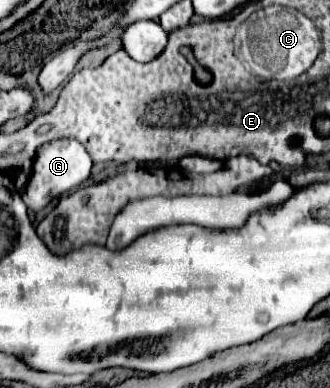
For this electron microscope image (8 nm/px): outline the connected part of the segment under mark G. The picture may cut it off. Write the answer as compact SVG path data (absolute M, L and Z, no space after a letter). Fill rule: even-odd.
M59 138L59 140L47 142L45 146L37 148L31 178L29 178L27 186L23 190L19 190L19 194L31 210L41 210L53 198L57 198L63 192L69 192L69 190L77 188L81 182L85 182L89 178L91 164L93 162L91 162L91 156L87 154L85 146L81 146L81 142L77 142L75 138Z

